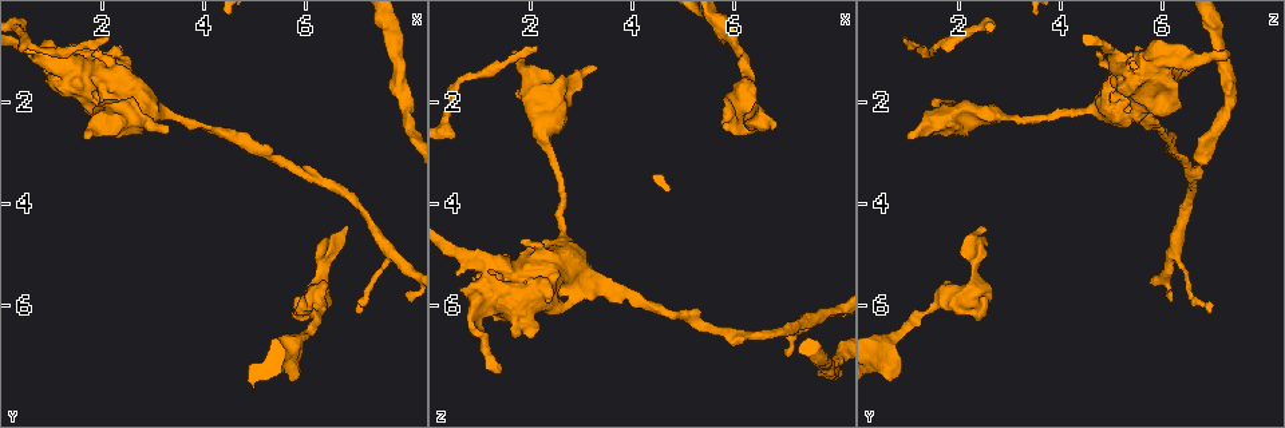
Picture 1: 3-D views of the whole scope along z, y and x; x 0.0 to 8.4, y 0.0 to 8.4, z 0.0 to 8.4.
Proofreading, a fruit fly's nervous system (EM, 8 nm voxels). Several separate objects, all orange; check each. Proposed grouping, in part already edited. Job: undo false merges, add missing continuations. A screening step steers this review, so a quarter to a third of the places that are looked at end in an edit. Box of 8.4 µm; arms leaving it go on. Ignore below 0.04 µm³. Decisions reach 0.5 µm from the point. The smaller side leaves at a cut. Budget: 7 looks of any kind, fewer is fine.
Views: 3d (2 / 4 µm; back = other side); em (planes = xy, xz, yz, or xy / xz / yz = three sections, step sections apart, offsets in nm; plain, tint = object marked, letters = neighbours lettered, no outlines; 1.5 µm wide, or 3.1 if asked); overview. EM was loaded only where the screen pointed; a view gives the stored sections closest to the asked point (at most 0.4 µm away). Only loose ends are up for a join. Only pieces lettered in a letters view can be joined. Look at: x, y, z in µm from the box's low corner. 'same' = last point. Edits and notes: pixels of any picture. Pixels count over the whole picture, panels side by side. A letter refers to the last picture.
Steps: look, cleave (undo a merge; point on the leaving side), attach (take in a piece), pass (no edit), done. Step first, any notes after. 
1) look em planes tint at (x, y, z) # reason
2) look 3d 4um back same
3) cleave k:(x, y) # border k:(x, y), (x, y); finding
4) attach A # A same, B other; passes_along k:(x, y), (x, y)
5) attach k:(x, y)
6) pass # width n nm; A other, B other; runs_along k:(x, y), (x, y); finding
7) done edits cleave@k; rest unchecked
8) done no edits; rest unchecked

look em planes tint at (4.10, 2.45, 5.85) # thin neck

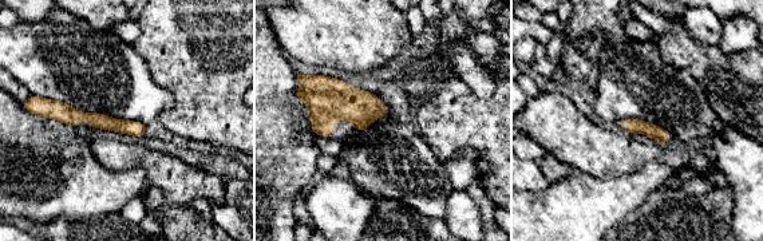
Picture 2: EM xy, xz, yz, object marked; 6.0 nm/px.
look em planes letters same # see the neighbours

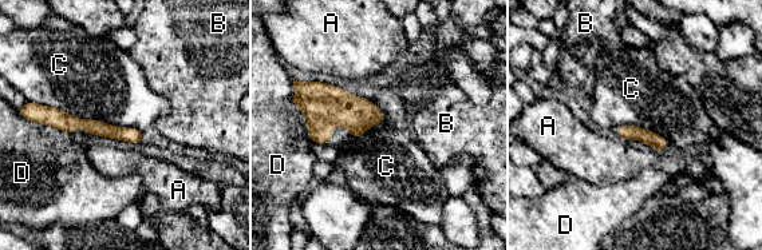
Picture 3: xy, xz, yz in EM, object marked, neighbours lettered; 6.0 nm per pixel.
pass # A other, B other, C other, D other; all the same neuron

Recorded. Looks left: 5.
look 3d 2um at (1.70, 2.75, 1.00) # stops while still wide

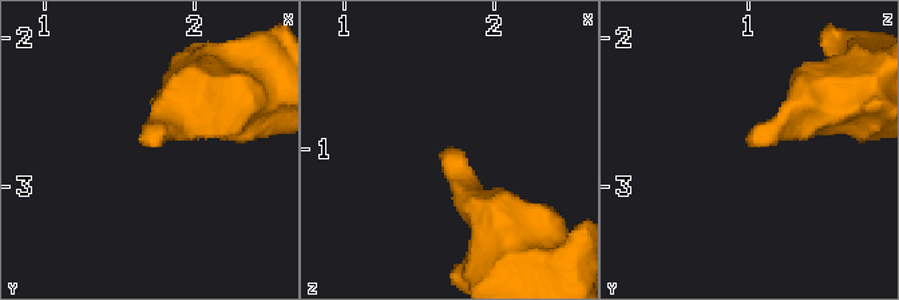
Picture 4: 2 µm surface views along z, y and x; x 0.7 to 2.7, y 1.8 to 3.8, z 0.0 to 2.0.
look em planes plain at (1.70, 2.70, 0.98) # need the tissue

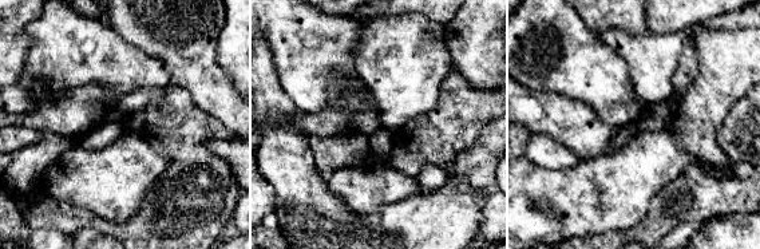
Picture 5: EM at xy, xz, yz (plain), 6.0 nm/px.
look em planes letters same # what lies round it

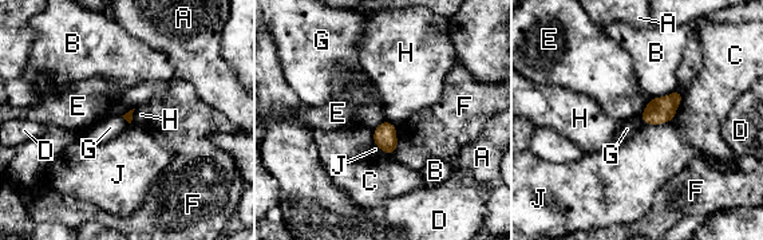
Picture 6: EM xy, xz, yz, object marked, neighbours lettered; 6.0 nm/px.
pass # longest_contact F 180 nm; A other, B other, C other, D other, E other, F other, G other, H other, J other; border 6:(384, 120), (372, 129); no lettered piece goes on from it

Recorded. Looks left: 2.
look em planes tint at (6.25, 6.00, 1.60) # calibre changes

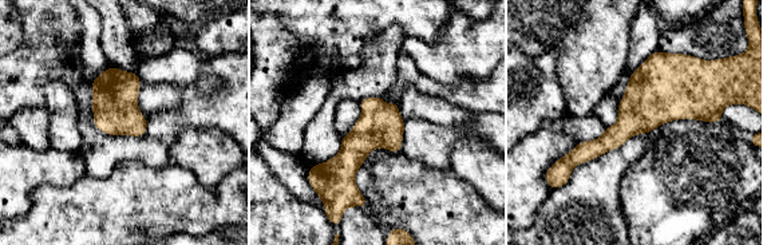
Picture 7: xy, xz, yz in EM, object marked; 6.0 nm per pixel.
look em planes letters same # see the neighbours

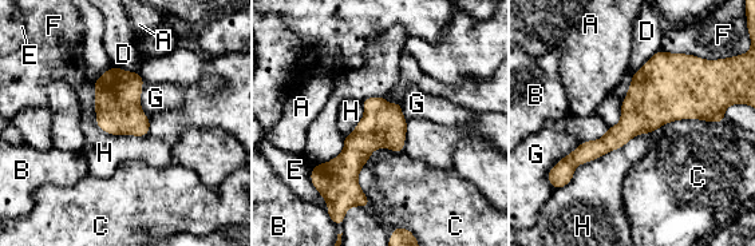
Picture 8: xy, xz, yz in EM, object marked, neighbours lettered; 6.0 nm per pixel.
pass # A other, B other, C other, D other, E other, F other, G other, H other; border 8:(91, 82), (102, 130), (150, 131); all the same neuron

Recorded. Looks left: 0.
done no edits; rest unchecked

